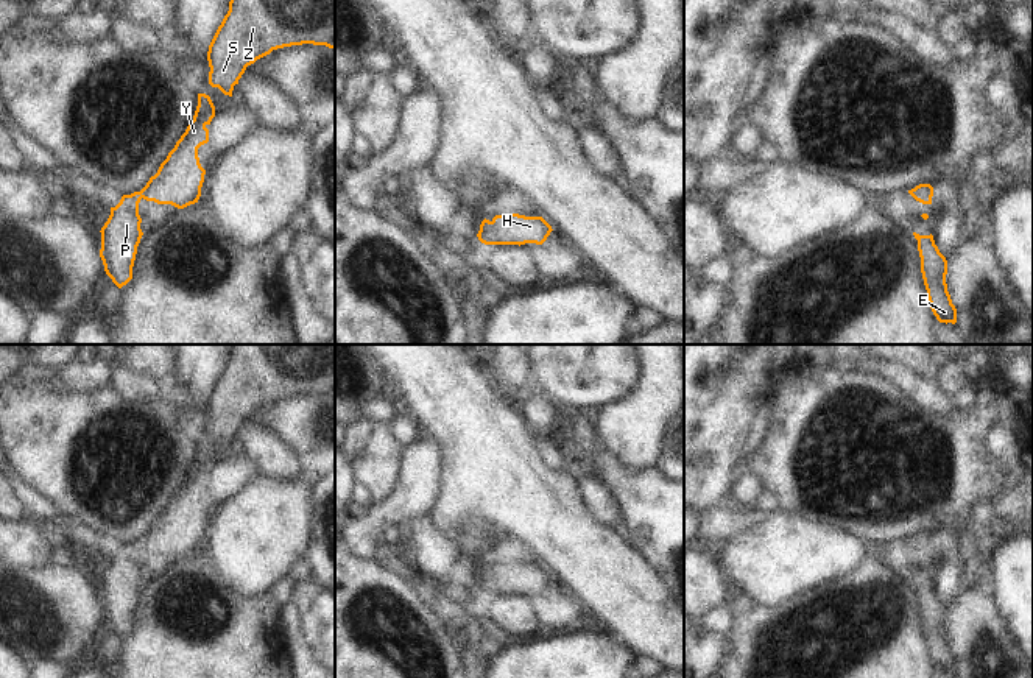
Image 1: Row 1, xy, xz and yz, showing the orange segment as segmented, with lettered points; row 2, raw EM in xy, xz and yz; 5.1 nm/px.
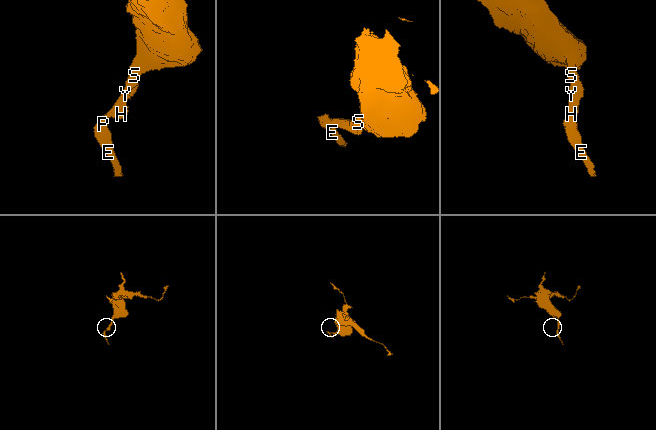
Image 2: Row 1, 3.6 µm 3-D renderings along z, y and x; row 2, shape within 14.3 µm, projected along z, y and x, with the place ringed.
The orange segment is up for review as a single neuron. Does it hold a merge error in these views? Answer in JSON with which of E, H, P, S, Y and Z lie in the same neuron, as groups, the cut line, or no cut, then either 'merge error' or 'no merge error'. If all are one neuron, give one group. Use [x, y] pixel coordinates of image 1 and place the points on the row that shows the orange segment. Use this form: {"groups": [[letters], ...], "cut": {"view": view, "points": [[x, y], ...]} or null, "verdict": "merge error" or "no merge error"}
{"groups": [["E", "H", "P", "S", "Y", "Z"]], "cut": null, "verdict": "no merge error"}

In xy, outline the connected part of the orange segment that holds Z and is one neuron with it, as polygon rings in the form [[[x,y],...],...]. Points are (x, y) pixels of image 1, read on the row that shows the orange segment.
[[[231,0],[209,45],[209,84],[232,97],[248,65],[273,50],[302,44],[335,48],[335,0]]]

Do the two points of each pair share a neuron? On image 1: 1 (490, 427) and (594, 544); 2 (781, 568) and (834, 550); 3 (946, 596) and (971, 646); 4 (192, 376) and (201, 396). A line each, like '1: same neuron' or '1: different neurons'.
1: same neuron
2: same neuron
3: different neurons
4: same neuron

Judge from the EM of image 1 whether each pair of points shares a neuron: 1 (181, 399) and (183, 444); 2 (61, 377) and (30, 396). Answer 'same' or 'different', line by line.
1: different
2: different

